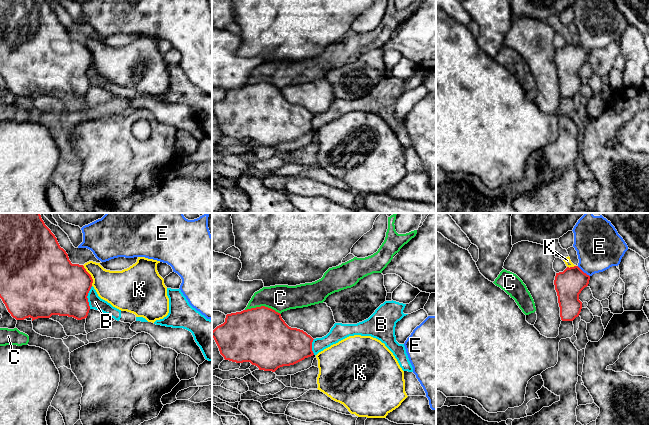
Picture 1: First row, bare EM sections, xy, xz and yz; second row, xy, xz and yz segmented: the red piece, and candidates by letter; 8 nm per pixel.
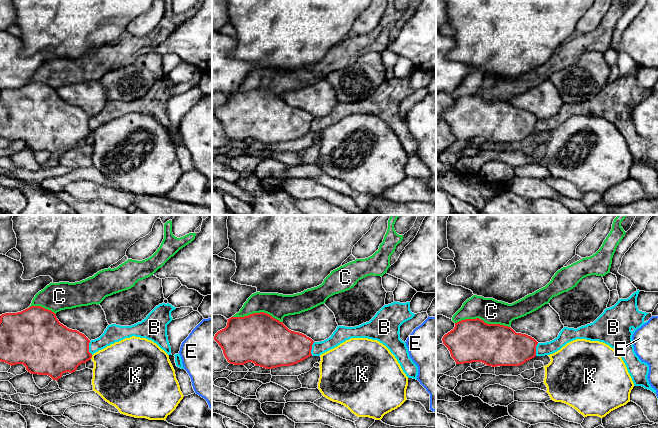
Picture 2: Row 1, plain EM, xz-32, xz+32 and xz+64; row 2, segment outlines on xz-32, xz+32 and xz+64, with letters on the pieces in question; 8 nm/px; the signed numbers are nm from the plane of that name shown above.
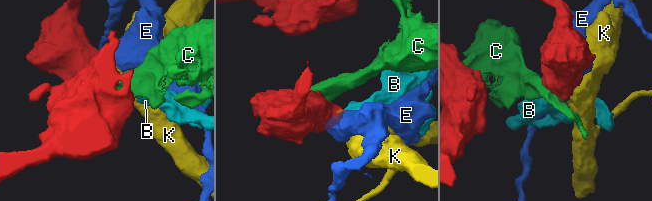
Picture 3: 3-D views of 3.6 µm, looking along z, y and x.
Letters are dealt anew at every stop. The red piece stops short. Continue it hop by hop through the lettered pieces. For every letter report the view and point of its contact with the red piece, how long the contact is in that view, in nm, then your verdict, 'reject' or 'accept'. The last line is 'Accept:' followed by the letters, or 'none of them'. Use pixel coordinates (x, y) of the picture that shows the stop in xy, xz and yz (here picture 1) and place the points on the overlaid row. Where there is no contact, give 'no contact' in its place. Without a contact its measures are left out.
B: contact xy (86, 297); length 190 nm; reject
C: contact xz (263, 306); length 300 nm; reject
E: contact yz (582, 271); length 130 nm; reject
K: contact xy (90, 275); length 190 nm; reject
Accept: none of them

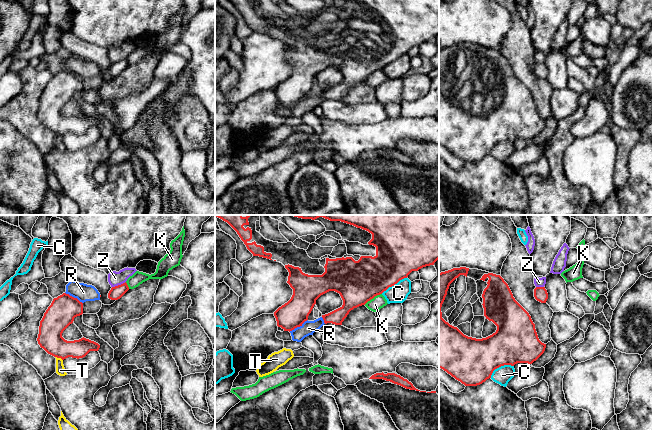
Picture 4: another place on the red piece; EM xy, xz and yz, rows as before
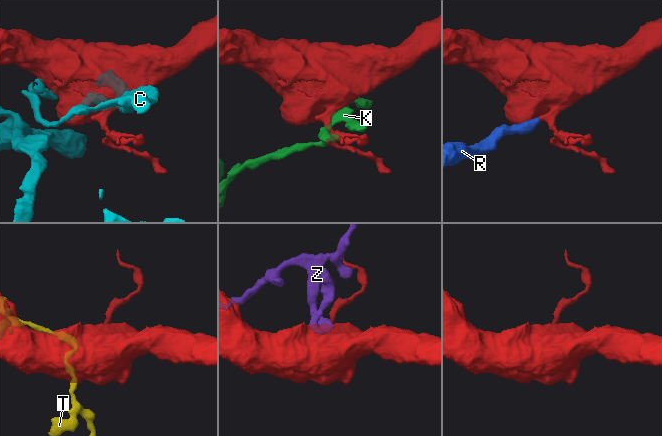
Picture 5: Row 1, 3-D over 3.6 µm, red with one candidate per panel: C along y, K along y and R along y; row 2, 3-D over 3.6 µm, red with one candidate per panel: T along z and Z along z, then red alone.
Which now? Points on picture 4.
C: contact yz (500, 366); length 220 nm; reject
K: contact xz (372, 298); length 170 nm; reject
R: contact xz (298, 326); length 180 nm; accept
T: contact xy (59, 357); length 70 nm; reject
Z: contact xy (118, 285); length 120 nm; reject
Accept: R

